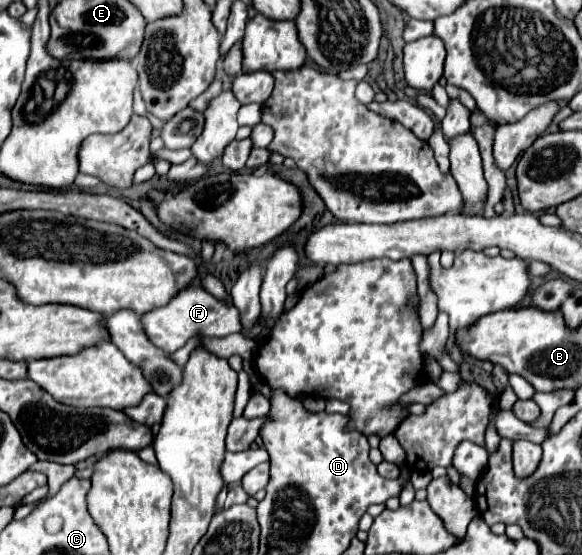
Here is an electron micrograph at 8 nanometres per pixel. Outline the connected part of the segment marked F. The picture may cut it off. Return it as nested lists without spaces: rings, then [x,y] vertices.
[[[191,285],[183,289],[177,297],[169,301],[169,305],[153,309],[141,317],[143,329],[147,337],[163,351],[175,353],[189,341],[191,337],[225,337],[229,333],[237,333],[241,323],[239,323],[239,313],[235,307],[227,307],[223,301],[215,299],[211,293],[207,293],[199,285]]]

